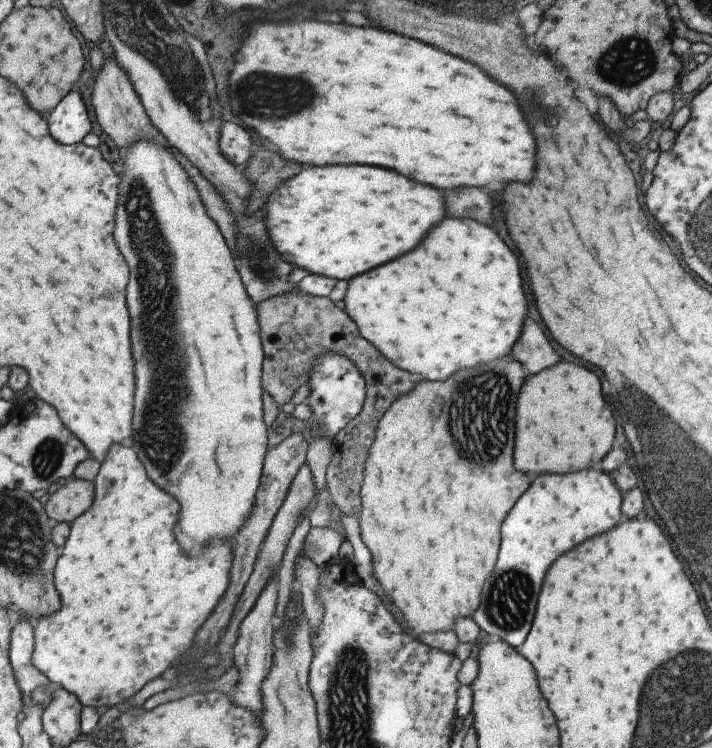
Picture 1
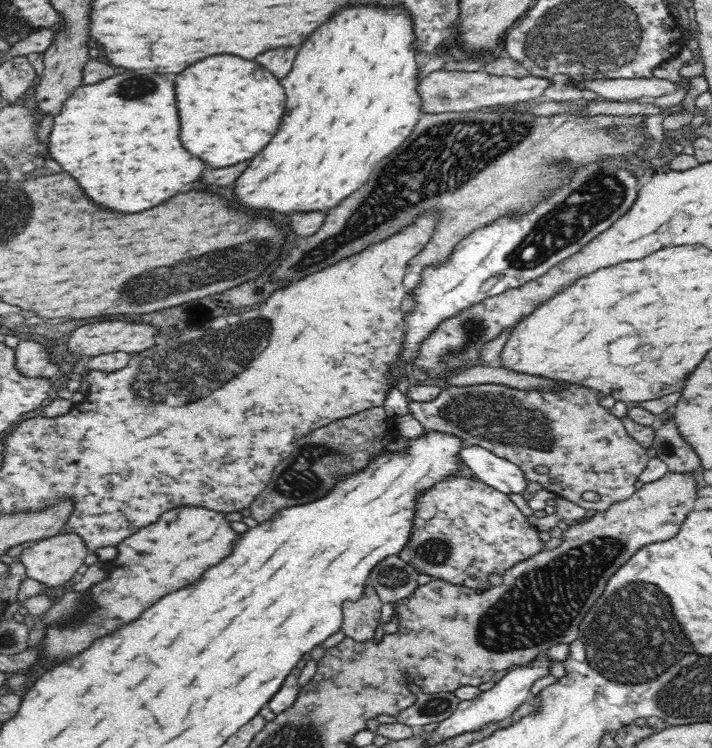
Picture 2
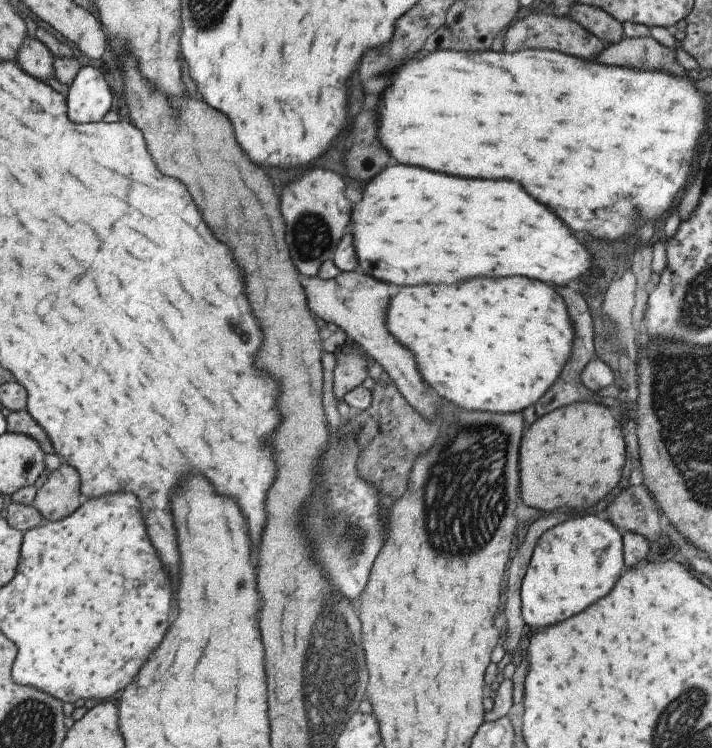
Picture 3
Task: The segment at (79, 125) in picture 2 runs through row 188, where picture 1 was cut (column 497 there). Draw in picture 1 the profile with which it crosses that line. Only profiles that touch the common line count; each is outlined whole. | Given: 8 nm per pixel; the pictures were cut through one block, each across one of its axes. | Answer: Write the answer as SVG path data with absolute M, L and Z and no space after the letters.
M302 20L302 22L254 22L246 28L246 36L240 44L240 50L234 54L234 68L230 72L228 80L228 96L230 96L230 106L238 120L252 128L256 134L262 138L270 140L276 144L278 154L286 160L292 162L304 162L304 164L316 164L316 166L326 166L326 164L370 164L370 166L380 166L380 168L390 168L400 172L402 176L428 184L434 188L454 188L454 186L474 186L474 188L484 188L492 186L496 190L502 188L506 182L528 182L532 178L532 168L534 168L534 150L536 144L532 136L526 130L526 124L522 120L520 108L516 104L514 94L504 88L502 84L494 82L488 78L482 70L478 70L474 64L452 56L448 52L436 50L428 44L422 44L414 38L398 36L396 32L386 32L380 28L360 28L360 26L350 26L350 24L334 24L334 22L320 22L320 20Z

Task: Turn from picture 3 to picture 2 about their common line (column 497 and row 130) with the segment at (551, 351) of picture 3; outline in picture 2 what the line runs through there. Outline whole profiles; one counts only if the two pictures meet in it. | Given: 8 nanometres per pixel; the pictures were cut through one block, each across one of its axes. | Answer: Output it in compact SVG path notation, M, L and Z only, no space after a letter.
M378 6L344 8L342 12L338 12L334 16L334 20L330 20L322 28L318 28L318 32L314 32L306 40L306 44L302 44L302 48L300 48L300 52L294 60L292 72L288 72L288 76L280 80L280 84L286 90L286 116L282 118L282 124L288 124L288 126L280 126L274 140L270 140L270 144L258 156L254 156L254 160L248 164L248 170L242 176L238 176L238 180L234 182L234 202L242 208L270 210L270 212L278 212L278 214L324 212L324 210L340 204L344 198L348 198L358 188L362 188L368 182L376 164L382 158L386 158L394 148L398 148L410 136L410 132L414 130L414 126L422 115L421 96L417 91L420 79L416 76L418 74L418 64L416 64L416 54L412 50L412 40L414 40L414 32L412 32L410 18L400 10L386 10L386 8L378 8Z

